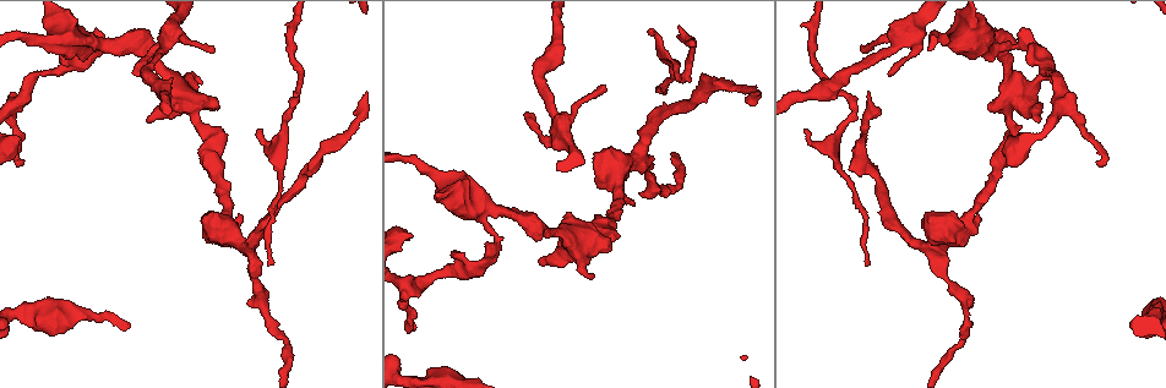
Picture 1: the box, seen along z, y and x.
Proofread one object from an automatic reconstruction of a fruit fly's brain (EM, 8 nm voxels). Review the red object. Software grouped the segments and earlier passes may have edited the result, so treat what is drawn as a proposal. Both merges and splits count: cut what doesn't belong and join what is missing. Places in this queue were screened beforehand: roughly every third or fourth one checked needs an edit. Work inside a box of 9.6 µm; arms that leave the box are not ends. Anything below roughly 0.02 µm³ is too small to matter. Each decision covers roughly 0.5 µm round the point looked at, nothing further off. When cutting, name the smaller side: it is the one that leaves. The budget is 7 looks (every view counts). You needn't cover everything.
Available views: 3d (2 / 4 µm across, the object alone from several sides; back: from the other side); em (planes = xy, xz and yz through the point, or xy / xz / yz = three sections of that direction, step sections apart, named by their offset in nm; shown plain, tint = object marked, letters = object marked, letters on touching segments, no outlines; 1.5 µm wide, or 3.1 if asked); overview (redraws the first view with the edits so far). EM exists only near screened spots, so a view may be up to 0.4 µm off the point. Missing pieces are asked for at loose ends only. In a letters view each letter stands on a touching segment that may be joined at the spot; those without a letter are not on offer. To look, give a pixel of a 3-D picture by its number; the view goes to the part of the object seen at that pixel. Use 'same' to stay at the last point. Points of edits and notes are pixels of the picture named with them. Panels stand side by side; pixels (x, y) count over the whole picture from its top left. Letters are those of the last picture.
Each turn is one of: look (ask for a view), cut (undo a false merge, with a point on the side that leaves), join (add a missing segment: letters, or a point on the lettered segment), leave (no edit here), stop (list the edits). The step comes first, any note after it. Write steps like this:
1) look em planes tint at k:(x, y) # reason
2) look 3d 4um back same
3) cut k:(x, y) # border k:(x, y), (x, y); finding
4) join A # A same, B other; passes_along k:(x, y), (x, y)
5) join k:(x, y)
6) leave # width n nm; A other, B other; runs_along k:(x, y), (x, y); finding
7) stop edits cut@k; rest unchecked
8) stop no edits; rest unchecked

look em planes plain at 1:(270, 264) # an open end

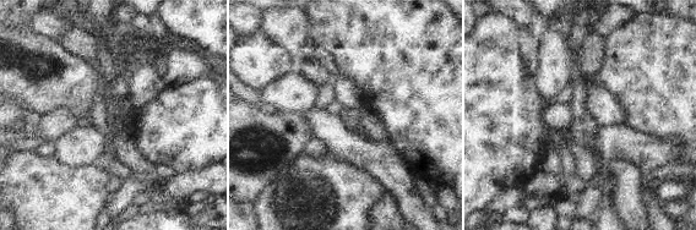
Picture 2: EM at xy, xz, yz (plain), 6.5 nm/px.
look em planes letters same # see the neighbours

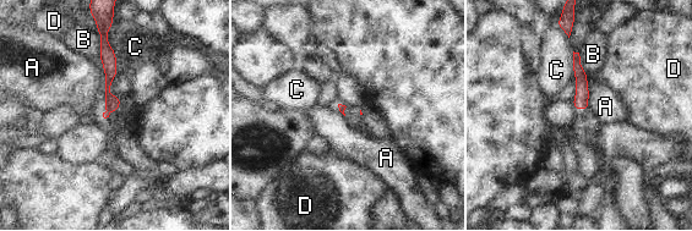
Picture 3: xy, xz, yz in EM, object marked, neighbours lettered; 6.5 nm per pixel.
leave # A other, B other, C other, D other; border 3:(587, 76), (589, 110); none of them fits

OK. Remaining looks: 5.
look 3d 2um at 1:(1013, 44) # a narrow waist

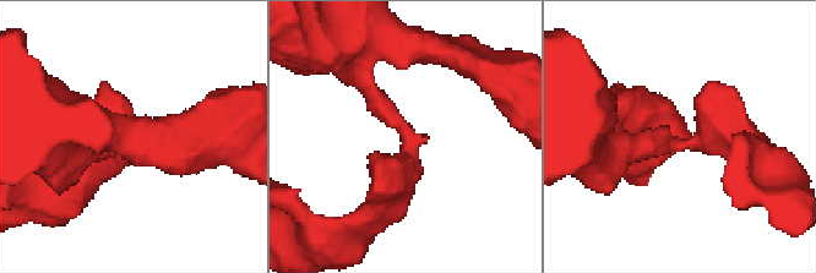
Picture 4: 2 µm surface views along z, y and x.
look em planes tint at 4:(688, 140)

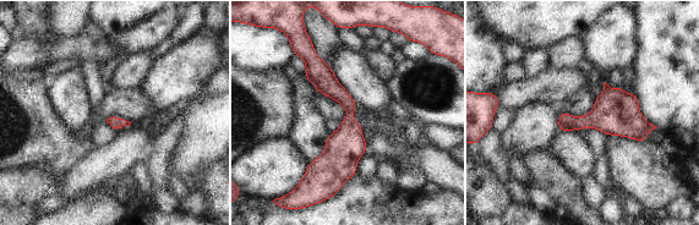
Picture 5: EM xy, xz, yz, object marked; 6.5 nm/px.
look em planes letters same # what lies round it

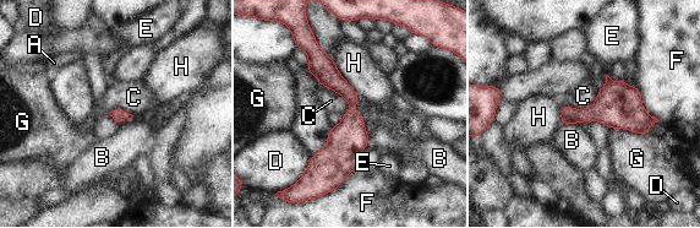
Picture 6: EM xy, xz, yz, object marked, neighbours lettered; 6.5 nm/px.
leave # A other, B other, C other, D other, E other, F other, G other, H other; continuous, no second neuron

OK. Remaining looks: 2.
look 3d 4um at 1:(215, 109) # stops while still wide

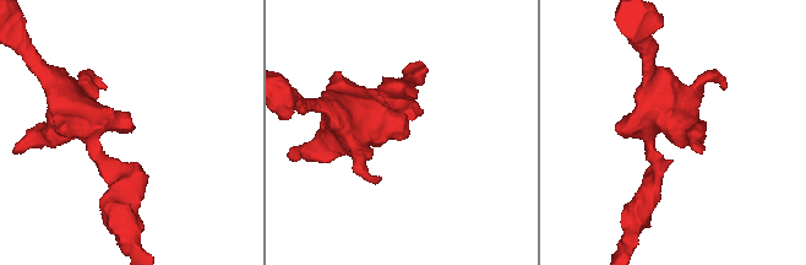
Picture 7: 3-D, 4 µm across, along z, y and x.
look em planes letters at 7:(131, 129)

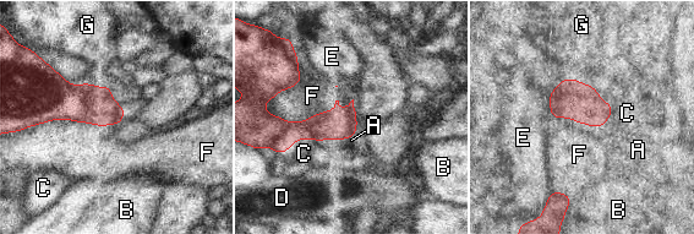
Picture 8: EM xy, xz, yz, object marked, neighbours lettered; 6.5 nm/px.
join A # width 220 nm; A same, B other, C other, D other, E other, F other, G other; passes_along 8:(339, 123), (337, 139), (351, 140); it goes on there

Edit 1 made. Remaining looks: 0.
stop edits join@8; rest unchecked

